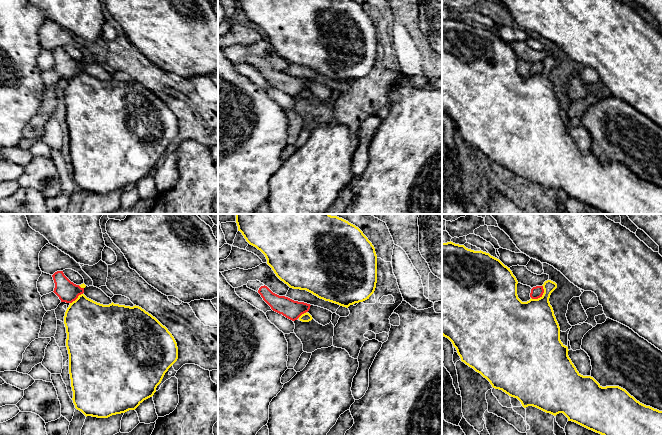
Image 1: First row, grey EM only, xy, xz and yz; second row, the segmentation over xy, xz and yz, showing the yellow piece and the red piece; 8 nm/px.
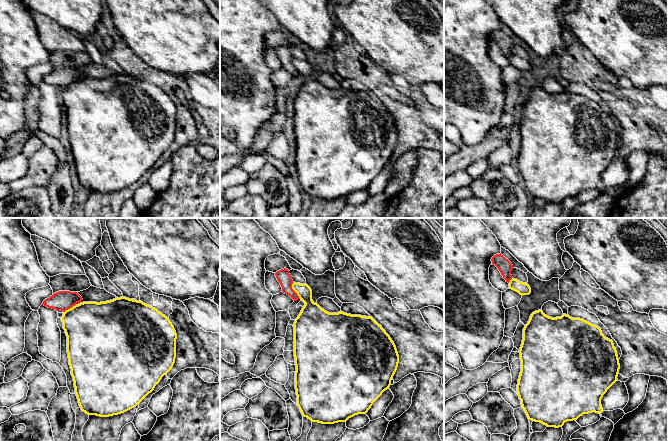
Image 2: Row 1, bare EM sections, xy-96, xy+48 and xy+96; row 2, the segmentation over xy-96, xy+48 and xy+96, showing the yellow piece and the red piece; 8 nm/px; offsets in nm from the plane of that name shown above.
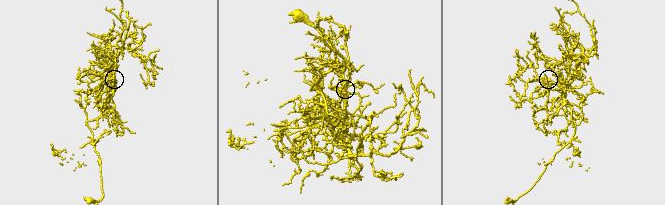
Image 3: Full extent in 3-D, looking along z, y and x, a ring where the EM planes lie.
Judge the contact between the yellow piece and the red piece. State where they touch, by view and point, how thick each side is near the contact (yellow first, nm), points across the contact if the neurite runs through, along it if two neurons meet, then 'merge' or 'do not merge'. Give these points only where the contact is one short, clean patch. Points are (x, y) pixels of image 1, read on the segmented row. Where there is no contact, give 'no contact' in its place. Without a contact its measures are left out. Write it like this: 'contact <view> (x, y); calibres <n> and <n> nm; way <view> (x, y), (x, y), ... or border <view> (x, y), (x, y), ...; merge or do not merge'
contact yz (542, 295); calibres 380 and 100 nm; border yz (542, 285), (542, 294), (532, 299); do not merge

